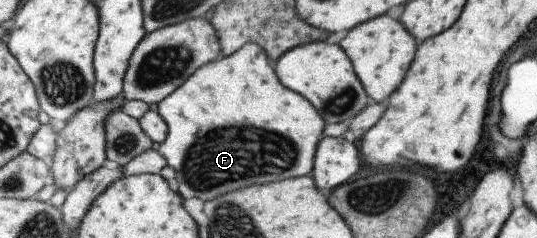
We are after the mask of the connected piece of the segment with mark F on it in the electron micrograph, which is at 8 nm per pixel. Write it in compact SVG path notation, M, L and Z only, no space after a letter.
M254 43L243 44L236 52L226 56L218 56L212 62L199 66L176 90L157 102L155 109L166 123L167 133L164 140L159 144L157 151L164 157L166 165L175 172L178 182L178 194L184 198L200 198L200 200L210 200L218 194L224 194L228 190L244 188L250 184L264 184L264 182L276 182L284 179L303 177L311 174L313 165L313 154L322 137L322 129L325 122L318 114L318 111L300 94L288 90L282 86L276 78L273 65L266 56L266 53Z

